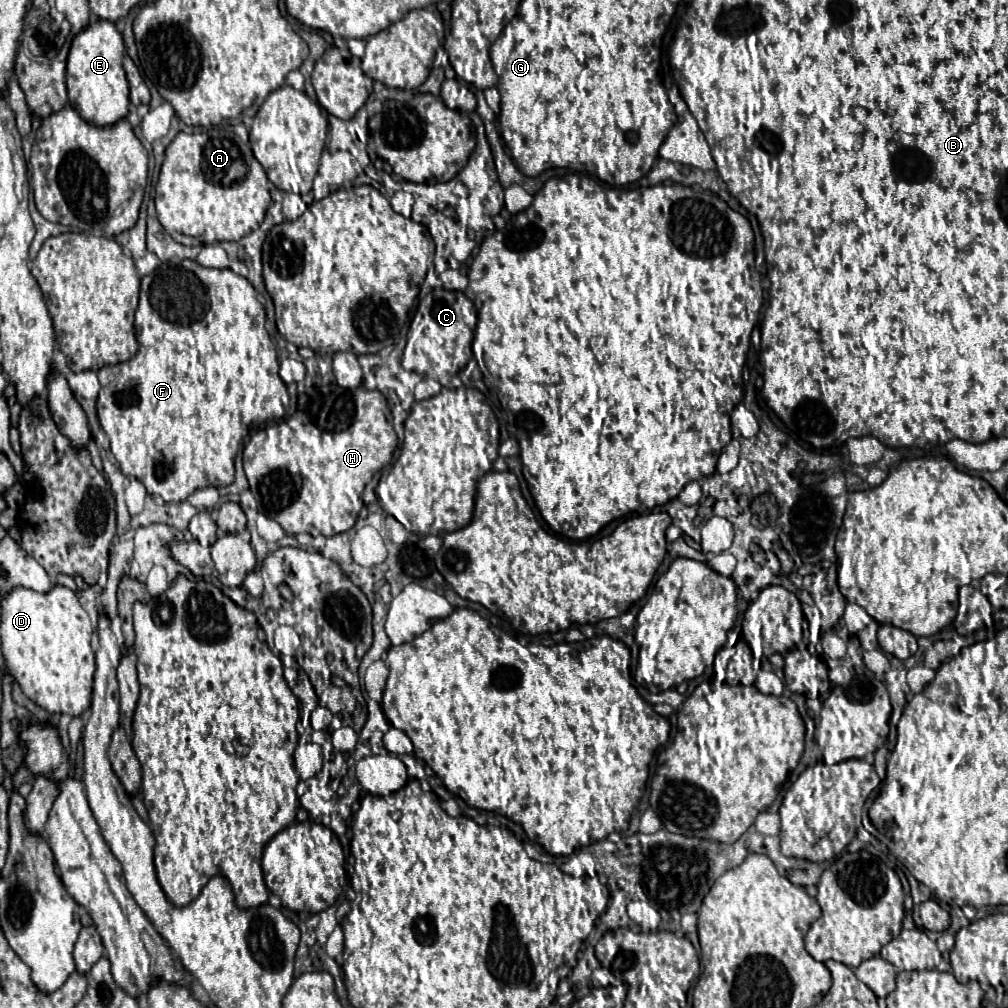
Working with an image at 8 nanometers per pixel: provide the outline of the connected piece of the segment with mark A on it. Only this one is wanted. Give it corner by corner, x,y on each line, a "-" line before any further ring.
216,127
192,135
178,133
166,149
156,183
158,221
166,233
185,246
238,241
264,221
272,201
264,187
266,181
264,167
236,133

